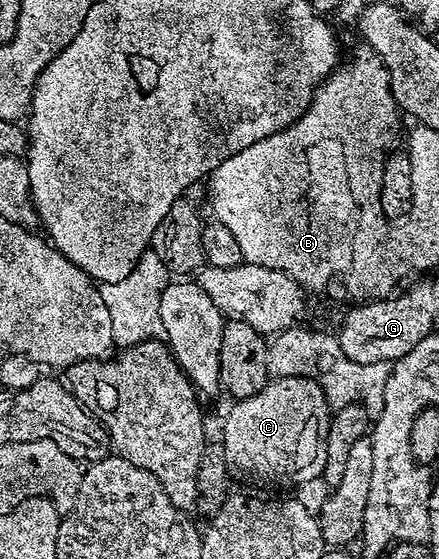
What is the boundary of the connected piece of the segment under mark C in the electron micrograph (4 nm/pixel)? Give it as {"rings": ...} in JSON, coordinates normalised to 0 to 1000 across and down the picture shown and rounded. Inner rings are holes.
{"rings":[[[690,674],[615,680],[592,703],[538,716],[526,726],[531,728],[508,760],[508,778],[499,785],[510,796],[513,821],[528,852],[595,864],[645,864],[658,871],[674,871],[733,852],[743,825],[747,764],[759,735],[729,689],[718,682]]]}

